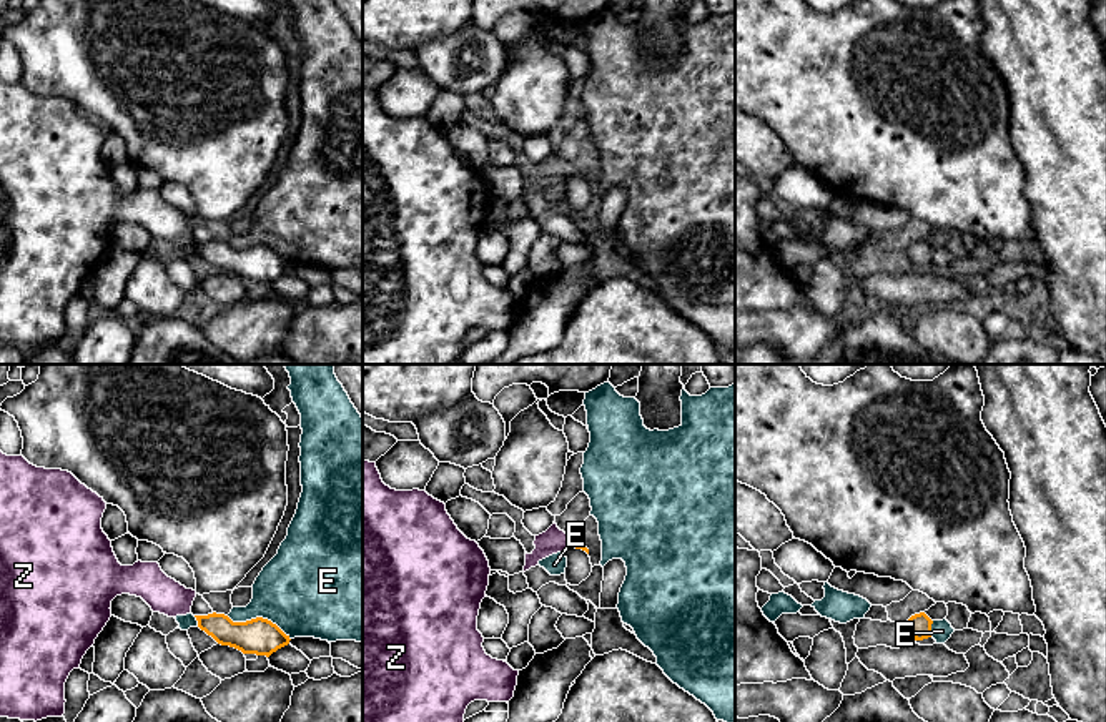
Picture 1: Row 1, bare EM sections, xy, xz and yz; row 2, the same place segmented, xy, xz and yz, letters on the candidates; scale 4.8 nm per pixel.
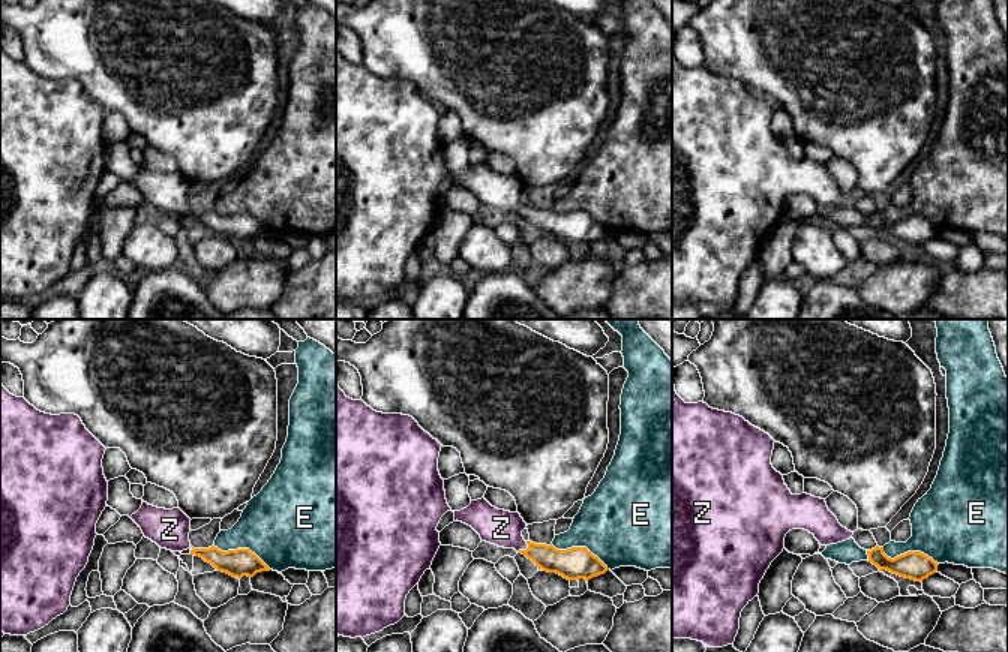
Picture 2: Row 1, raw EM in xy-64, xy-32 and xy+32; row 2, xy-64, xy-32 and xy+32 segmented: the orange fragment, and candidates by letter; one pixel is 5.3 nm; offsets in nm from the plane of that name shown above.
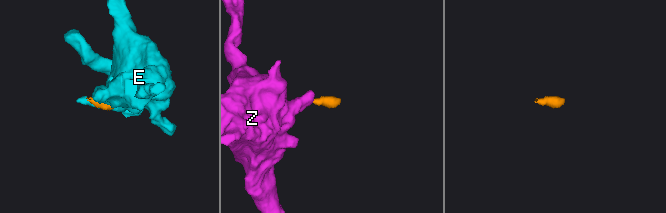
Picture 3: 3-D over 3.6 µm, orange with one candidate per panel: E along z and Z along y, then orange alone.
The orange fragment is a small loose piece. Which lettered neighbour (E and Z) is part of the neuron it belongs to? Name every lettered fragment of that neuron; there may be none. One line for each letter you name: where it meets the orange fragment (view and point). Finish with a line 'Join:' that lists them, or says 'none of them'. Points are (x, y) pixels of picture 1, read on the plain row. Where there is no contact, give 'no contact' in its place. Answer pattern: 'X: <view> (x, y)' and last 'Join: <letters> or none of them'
Z: xz (574, 170)
Join: Z

